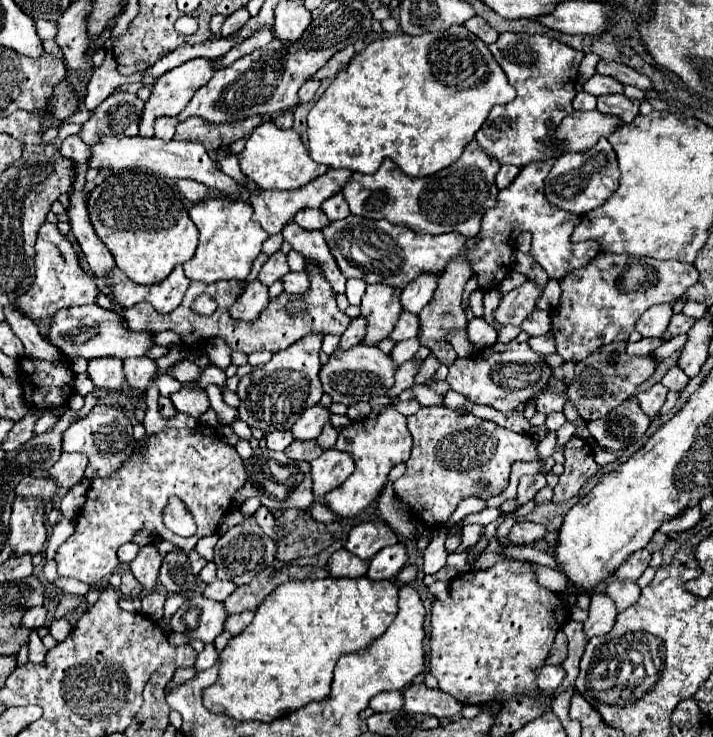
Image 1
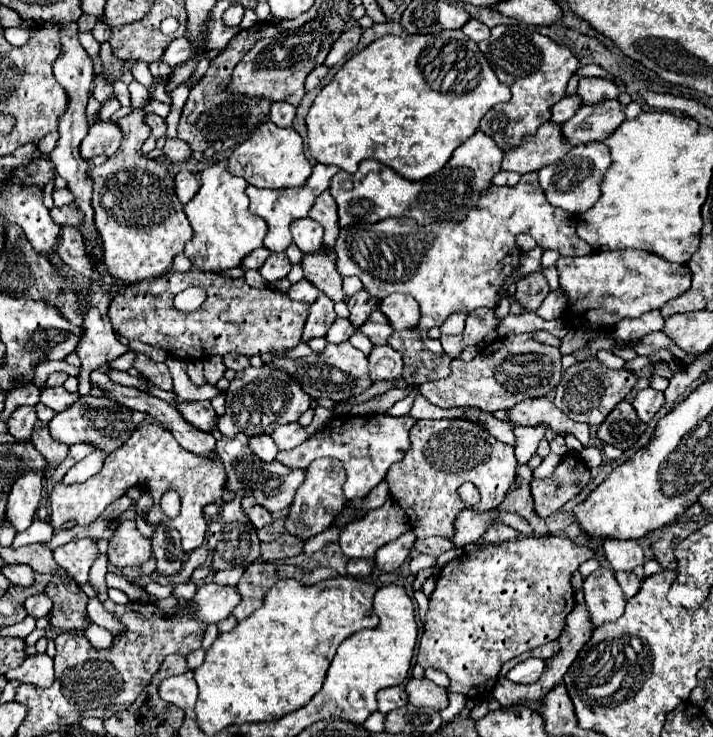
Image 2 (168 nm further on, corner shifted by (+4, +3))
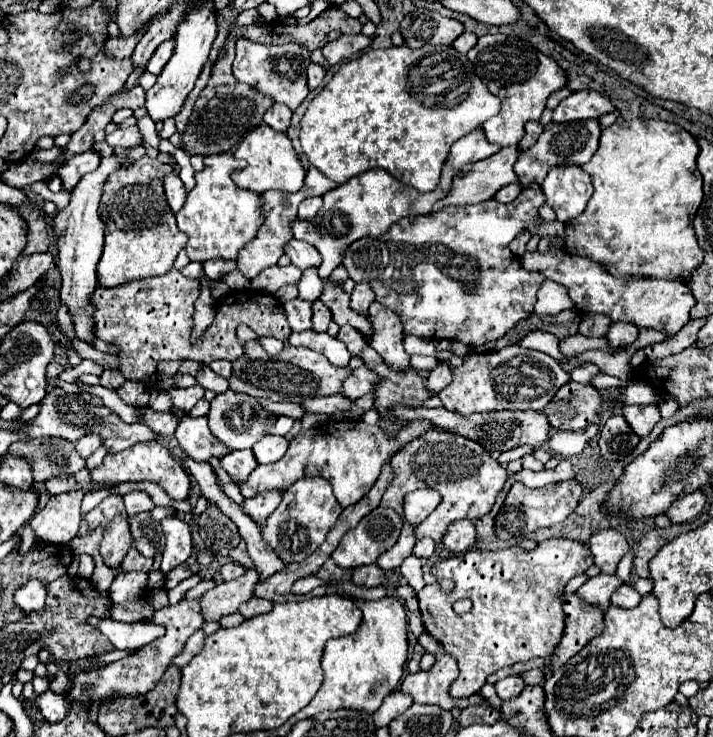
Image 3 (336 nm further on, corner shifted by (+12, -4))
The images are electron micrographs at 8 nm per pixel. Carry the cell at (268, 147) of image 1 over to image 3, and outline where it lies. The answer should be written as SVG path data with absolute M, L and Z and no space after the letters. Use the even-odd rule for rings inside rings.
M268 124L258 126L252 130L234 152L236 160L246 160L246 168L234 170L232 180L238 188L252 190L256 194L262 194L266 190L280 190L280 192L298 192L304 182L304 168L298 160L298 154L292 148L290 138L284 132L272 130Z

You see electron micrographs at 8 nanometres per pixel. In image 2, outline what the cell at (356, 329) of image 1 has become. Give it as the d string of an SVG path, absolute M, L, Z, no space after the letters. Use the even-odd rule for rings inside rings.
M360 289L358 293L354 293L350 299L348 299L348 309L350 309L350 323L354 325L354 329L358 329L364 319L368 319L368 315L372 313L372 309L376 309L378 305L378 299L368 295L366 289Z

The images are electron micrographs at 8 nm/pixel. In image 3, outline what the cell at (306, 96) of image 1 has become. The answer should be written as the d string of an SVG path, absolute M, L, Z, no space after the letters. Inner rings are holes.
M310 64L308 66L308 88L314 90L324 80L324 74L326 74L326 70L320 64Z

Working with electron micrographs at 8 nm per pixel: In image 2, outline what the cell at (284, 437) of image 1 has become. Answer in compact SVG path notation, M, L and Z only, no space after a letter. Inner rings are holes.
M270 435L252 437L252 439L250 439L250 451L254 453L254 457L258 457L258 459L264 461L264 463L274 461L274 457L276 457L276 453L278 453L278 449L276 449L276 445L274 445L274 441L272 441Z

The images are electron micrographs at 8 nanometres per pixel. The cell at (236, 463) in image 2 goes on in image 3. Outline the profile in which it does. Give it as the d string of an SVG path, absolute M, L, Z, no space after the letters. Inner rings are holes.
M270 490L270 492L260 492L250 500L244 500L242 508L246 514L250 514L258 524L264 524L268 520L268 516L278 508L282 500L282 492L280 490Z

